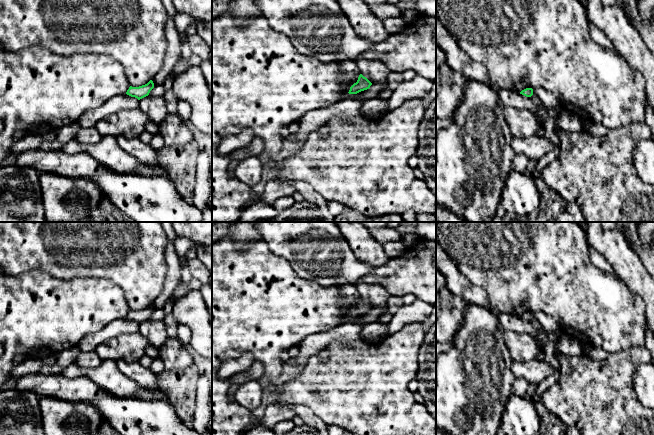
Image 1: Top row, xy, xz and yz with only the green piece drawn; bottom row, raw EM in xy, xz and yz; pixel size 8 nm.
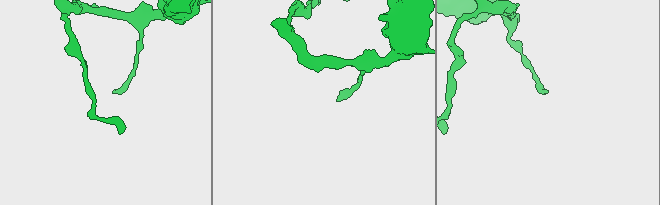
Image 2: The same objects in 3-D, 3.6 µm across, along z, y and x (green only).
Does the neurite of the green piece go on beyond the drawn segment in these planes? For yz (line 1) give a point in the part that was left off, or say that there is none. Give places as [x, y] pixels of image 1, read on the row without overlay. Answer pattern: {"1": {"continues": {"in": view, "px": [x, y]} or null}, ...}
{"1": {"continues": null}}

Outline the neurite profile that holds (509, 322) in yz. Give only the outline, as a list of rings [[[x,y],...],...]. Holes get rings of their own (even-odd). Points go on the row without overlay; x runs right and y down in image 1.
[[[499,313],[498,324],[504,330],[530,335],[535,341],[539,343],[541,350],[543,350],[541,341],[539,340],[531,321],[526,321],[512,314]]]

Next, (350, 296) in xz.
[[[354,284],[341,286],[341,297],[338,305],[343,314],[349,316],[350,311],[357,306],[360,298],[361,295]]]

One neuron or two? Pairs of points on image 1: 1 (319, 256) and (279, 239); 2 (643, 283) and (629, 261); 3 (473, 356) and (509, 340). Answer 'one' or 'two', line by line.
1: one
2: one
3: two

